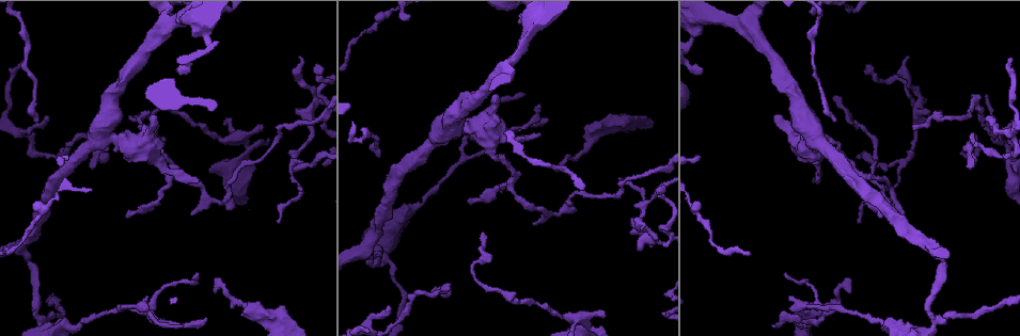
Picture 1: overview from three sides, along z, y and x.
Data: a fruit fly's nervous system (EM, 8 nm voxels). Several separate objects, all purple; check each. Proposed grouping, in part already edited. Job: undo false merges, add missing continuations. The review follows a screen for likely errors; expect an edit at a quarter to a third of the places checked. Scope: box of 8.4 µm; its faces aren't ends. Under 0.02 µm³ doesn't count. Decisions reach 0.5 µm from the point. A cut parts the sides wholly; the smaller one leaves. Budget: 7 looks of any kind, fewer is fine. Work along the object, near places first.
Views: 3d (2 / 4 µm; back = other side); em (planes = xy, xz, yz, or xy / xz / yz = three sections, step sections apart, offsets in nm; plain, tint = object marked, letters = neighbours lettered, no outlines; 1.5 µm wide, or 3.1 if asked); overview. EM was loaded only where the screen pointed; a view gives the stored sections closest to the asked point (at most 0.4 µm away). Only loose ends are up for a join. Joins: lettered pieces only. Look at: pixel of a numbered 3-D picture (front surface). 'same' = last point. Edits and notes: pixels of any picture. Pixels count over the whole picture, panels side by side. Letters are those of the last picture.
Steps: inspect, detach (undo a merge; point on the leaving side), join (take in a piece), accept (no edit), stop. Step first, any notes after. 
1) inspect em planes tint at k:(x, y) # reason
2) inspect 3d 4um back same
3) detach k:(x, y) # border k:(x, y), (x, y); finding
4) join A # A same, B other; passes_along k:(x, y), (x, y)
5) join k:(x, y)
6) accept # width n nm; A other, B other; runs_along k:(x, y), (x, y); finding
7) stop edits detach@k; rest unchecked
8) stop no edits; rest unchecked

inspect em xz step 4 letters at 1:(850, 293) # long arm stops here

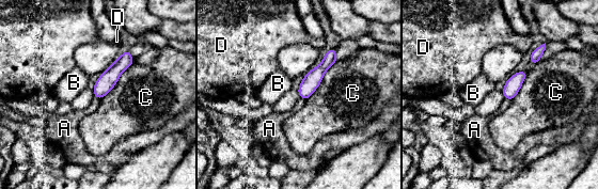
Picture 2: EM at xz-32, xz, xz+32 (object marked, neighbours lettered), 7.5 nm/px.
accept # longest_contact C 400 nm; A other, B other, C other, D other; runs_along 2:(332, 51), (302, 95); none of them fits

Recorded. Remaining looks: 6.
inspect em 3.1um xz step 16 tint at 1:(534, 222) # an open end

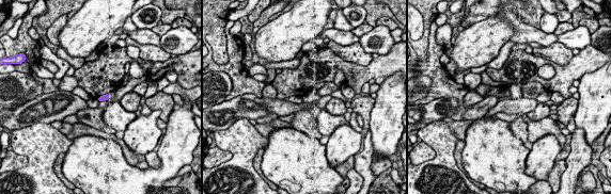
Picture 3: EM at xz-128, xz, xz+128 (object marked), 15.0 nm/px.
inspect em 3.1um planes letters same

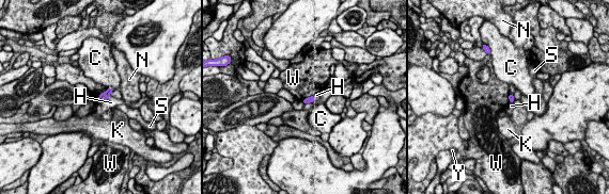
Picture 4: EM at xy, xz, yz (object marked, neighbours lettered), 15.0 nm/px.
accept # longest_contact H 220 nm; C other, H other, K other, N other, S other, W other, Y other; border 4:(313, 95), (302, 100); no lettered piece goes on from it

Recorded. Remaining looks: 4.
inspect 3d 2um at 1:(139, 125)

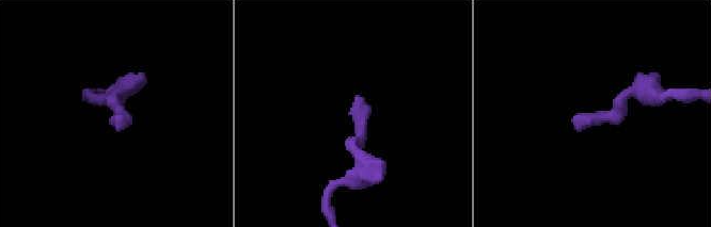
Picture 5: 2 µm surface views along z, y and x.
inspect em planes plain at 5:(575, 123)

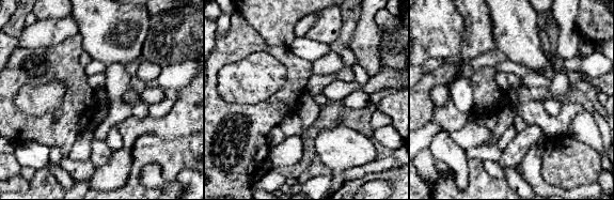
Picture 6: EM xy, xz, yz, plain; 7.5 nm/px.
inspect em planes letters same # see the neighbours

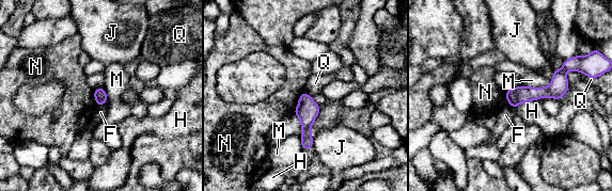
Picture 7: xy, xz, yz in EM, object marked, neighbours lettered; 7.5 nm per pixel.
accept # width 90 nm; F other, H other, J other, M other, N other, Q other; runs_along 7:(566, 66), (547, 92), (511, 101); none of them fits

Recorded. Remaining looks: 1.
stop no edits; rest unchecked

